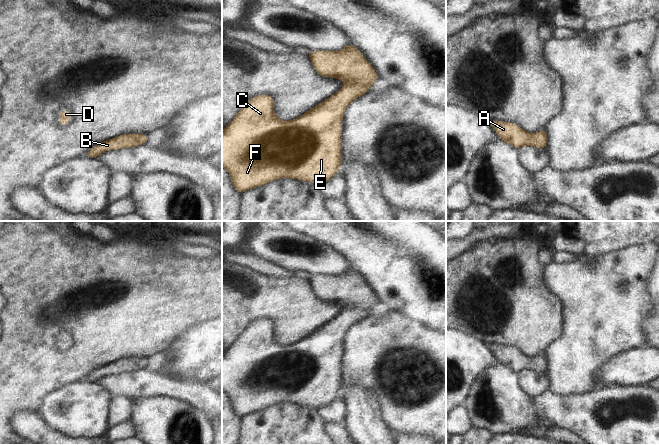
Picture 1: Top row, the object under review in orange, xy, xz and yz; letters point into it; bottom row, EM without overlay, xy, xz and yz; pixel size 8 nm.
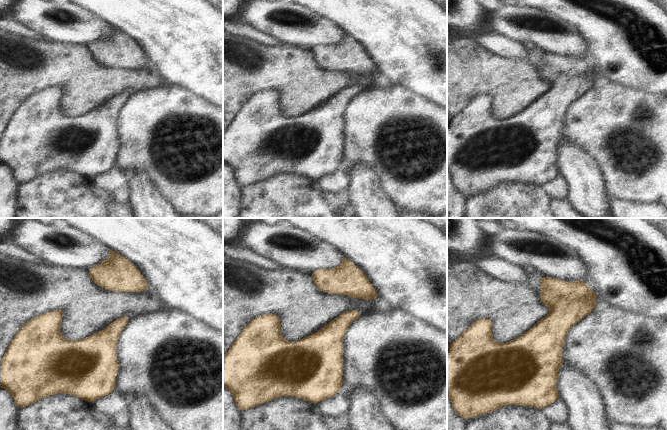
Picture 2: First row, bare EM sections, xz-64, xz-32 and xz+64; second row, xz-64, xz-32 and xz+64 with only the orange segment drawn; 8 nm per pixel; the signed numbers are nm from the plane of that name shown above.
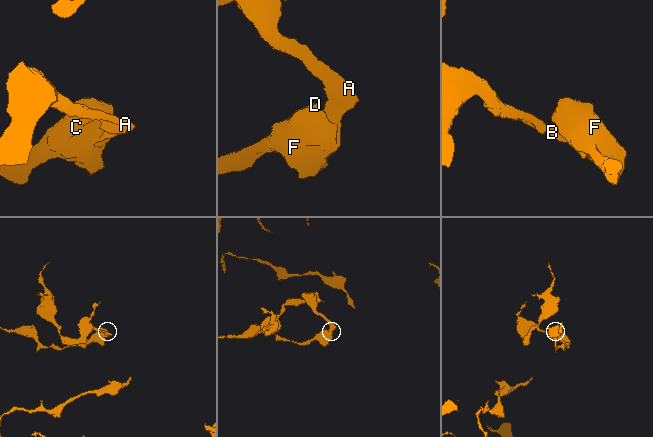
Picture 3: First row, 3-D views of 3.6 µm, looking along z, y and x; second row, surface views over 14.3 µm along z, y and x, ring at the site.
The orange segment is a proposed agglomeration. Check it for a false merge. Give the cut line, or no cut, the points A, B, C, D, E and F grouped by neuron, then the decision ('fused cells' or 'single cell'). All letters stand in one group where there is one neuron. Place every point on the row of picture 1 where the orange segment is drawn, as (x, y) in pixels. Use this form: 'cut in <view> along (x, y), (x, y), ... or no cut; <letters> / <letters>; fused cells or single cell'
no cut; A B C D E F; single cell

